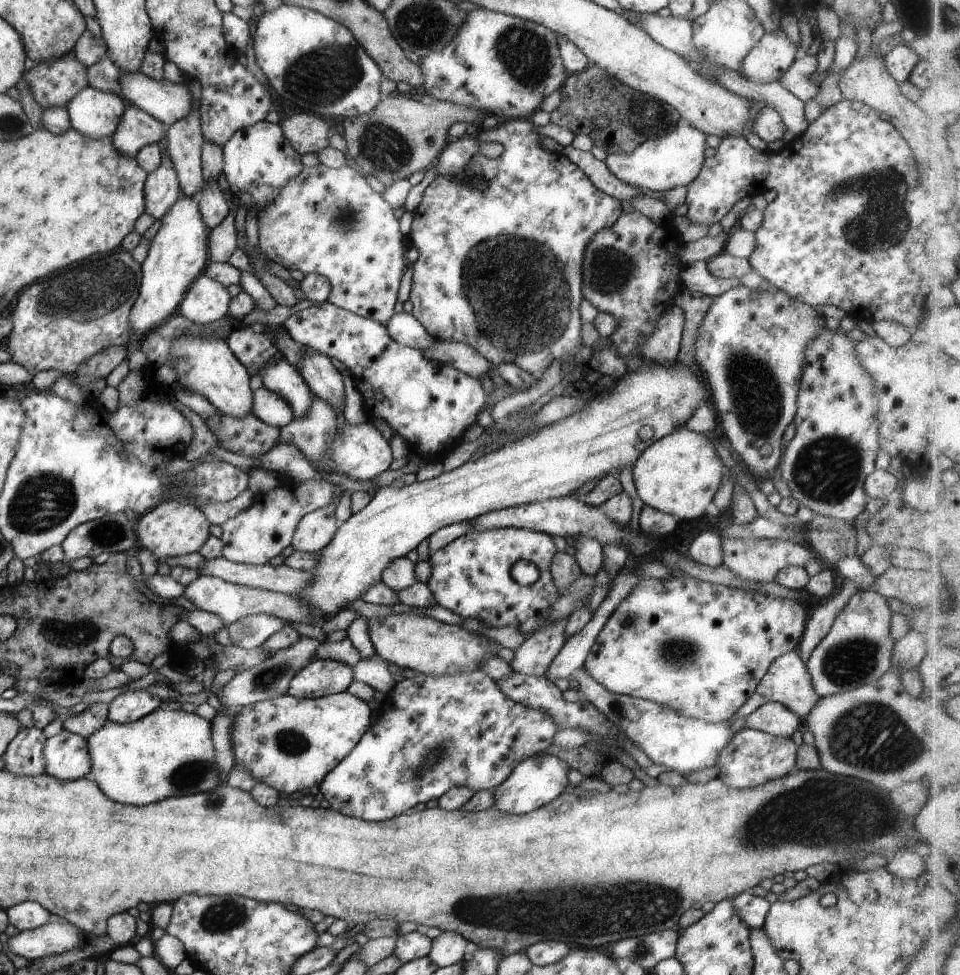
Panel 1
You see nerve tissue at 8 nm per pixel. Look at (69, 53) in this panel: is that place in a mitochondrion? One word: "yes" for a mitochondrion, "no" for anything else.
no

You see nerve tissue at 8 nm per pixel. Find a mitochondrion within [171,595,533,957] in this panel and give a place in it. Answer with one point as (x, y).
(224, 915)

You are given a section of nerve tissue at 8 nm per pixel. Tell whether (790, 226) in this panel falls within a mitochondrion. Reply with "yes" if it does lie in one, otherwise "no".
no

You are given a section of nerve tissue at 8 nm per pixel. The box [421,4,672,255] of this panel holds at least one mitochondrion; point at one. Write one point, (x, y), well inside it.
(526, 54)

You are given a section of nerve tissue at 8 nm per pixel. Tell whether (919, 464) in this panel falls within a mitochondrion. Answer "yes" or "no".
no

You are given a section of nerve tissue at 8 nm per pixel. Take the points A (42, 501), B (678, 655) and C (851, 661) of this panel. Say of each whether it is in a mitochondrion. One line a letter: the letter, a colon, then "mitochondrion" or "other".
A: mitochondrion
B: mitochondrion
C: mitochondrion

